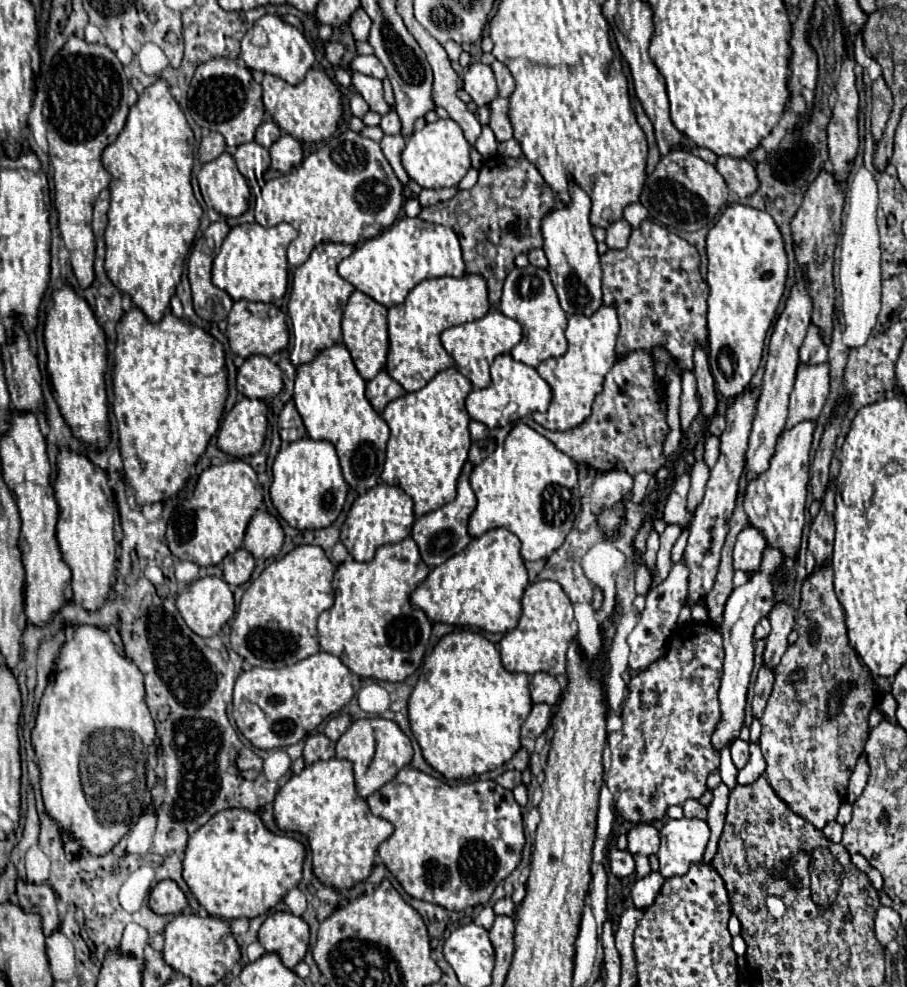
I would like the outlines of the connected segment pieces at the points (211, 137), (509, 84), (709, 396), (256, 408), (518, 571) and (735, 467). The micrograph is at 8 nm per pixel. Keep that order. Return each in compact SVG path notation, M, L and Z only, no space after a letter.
M209 132L207 136L203 136L203 140L199 144L199 160L203 164L215 160L219 154L225 152L225 146L227 146L225 138L219 132Z
M493 62L491 64L493 72L495 72L495 78L497 78L497 86L499 86L499 96L511 96L513 90L515 90L515 80L509 72L509 68L503 64L503 62Z
M697 348L695 352L695 378L699 382L699 396L701 396L701 414L703 418L709 418L717 410L717 392L715 382L709 372L707 354L703 348Z
M241 398L225 416L217 432L219 450L235 458L257 454L263 446L267 432L266 413L265 402Z
M493 528L479 538L473 538L463 552L431 570L431 574L411 592L411 604L421 608L433 622L501 634L511 632L519 622L521 598L529 584L519 548L519 538L507 528Z
M759 388L737 396L735 400L731 400L731 404L727 408L727 414L725 414L727 416L727 428L721 434L721 456L711 470L711 478L707 482L705 498L695 510L695 518L693 518L691 528L689 528L687 548L685 548L683 558L681 558L685 562L685 566L689 568L689 592L687 592L687 600L685 600L687 606L699 604L701 598L705 598L715 584L721 548L723 548L723 542L725 542L725 536L727 536L727 530L729 530L729 516L733 514L733 508L735 508L737 480L741 476L741 468L743 468L743 462L745 462L749 428L751 428L751 422L753 422L757 396L759 396Z

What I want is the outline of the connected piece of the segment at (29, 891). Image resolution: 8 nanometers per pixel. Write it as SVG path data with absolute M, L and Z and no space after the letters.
M17 882L17 898L25 914L41 916L45 936L59 932L61 916L57 908L57 896L49 886Z

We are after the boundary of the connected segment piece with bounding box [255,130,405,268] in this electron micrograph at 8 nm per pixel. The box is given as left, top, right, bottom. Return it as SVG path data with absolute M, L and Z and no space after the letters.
M353 130L329 138L293 172L269 180L261 194L263 198L255 204L255 222L264 227L287 222L299 232L287 248L291 268L303 264L311 250L325 240L357 244L379 236L395 222L405 202L403 184L393 174L381 146Z

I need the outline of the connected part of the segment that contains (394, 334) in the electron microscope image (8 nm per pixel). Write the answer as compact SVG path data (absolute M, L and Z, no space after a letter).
M465 274L463 278L435 278L417 284L403 304L389 308L389 356L387 372L407 392L421 390L437 372L451 368L455 362L441 346L441 332L445 328L473 322L491 310L487 282L481 274Z

